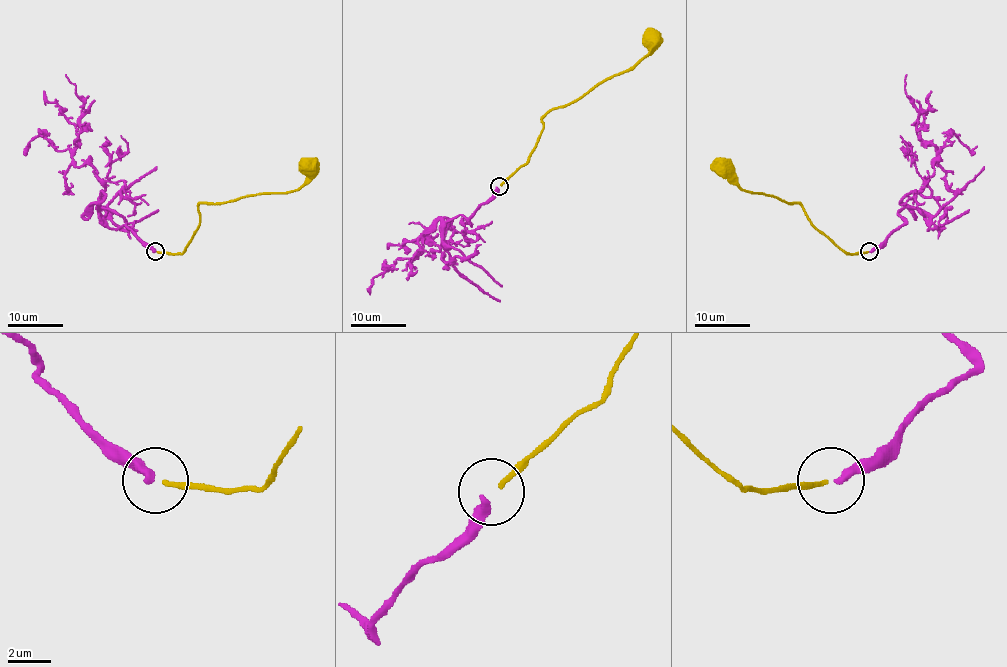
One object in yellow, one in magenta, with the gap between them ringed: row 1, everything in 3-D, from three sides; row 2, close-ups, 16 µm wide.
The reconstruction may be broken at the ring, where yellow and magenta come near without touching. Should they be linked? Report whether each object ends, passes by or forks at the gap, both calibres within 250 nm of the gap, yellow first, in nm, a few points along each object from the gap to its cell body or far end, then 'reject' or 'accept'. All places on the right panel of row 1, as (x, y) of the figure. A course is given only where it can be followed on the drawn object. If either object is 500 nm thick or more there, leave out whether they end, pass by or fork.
yellow ends there; magenta ends there; 220 nm thick on the yellow side, 400 nm on the other; yellow runs (867, 251), (846, 254), (812, 223), (798, 203), (742, 191), (722, 173), (722, 167); magenta runs (870, 251), (904, 222), (897, 212), (904, 197), (931, 193), (935, 148), (918, 133), (907, 74); reject

